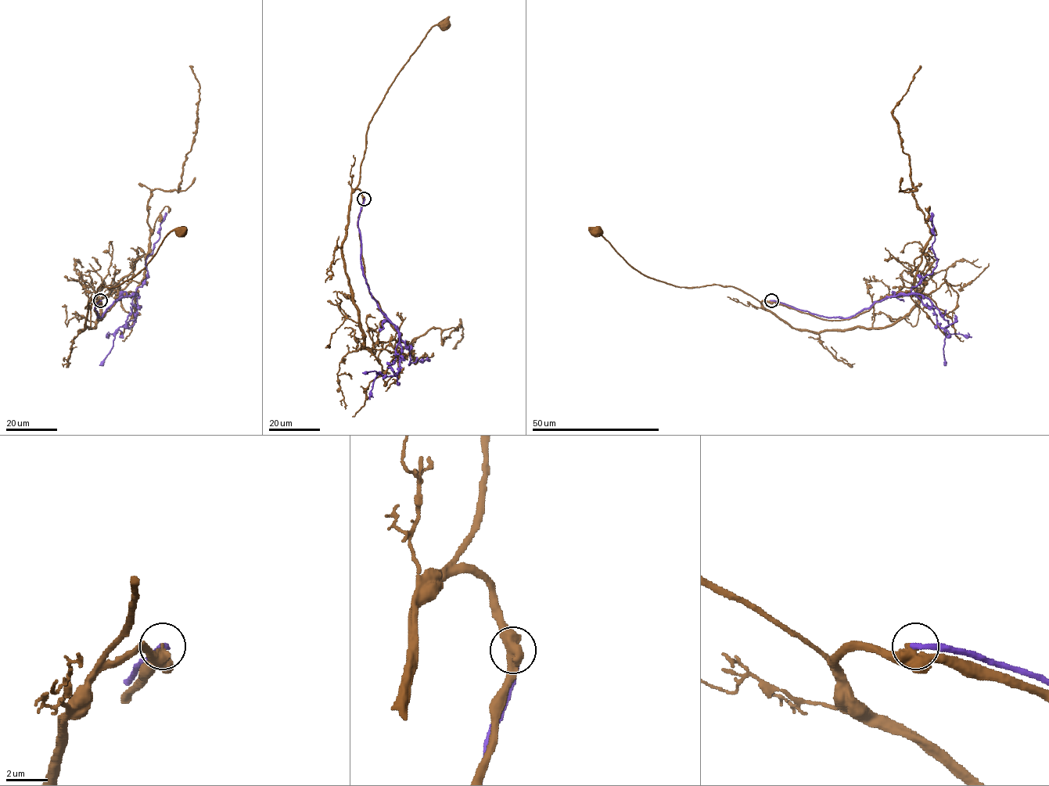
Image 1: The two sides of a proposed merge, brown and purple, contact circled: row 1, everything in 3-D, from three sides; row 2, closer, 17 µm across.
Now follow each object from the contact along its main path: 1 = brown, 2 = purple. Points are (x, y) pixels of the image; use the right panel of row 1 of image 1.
1: (771, 300), (759, 301), (731, 286), (677, 287), (651, 278), (631, 267), (597, 231)
2: (770, 300), (827, 317), (847, 317), (887, 298), (922, 294), (948, 320), (943, 348), (946, 364)

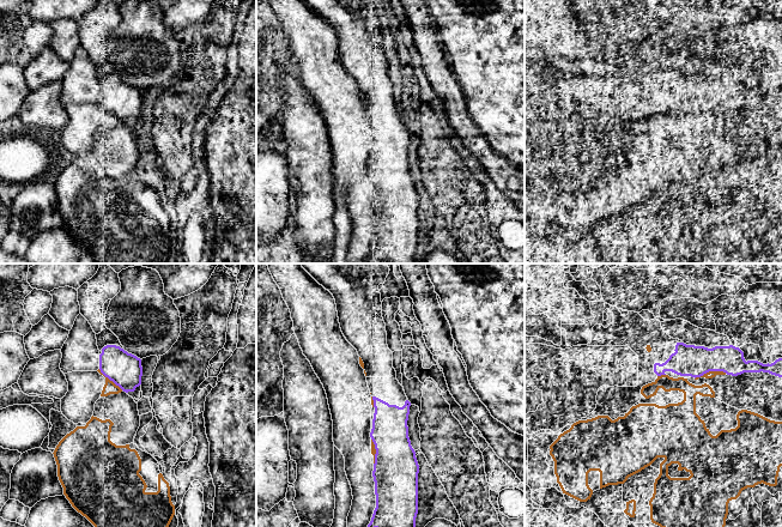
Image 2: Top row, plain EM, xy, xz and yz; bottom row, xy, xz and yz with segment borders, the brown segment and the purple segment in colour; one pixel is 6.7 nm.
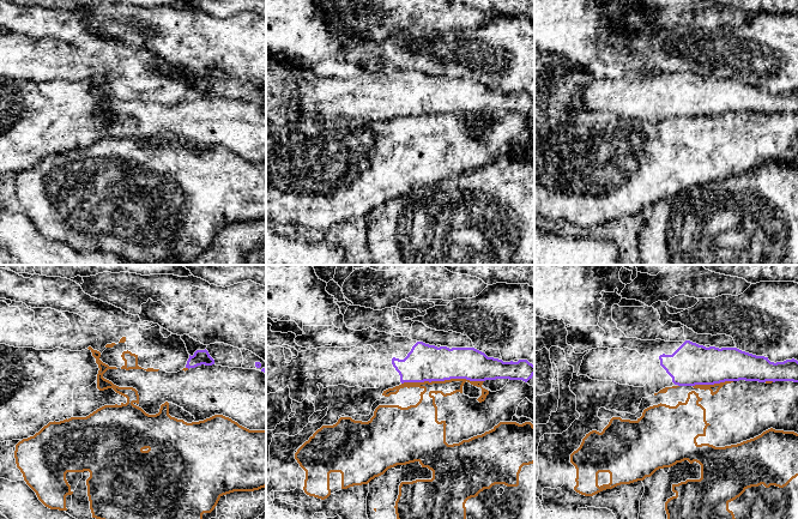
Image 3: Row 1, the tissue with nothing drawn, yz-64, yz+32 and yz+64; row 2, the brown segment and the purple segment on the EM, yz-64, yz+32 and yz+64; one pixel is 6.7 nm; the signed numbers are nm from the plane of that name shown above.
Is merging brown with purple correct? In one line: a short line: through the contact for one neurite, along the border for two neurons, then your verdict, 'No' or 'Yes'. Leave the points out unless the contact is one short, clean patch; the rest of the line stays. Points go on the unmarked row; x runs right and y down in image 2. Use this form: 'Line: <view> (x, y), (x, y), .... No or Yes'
No

